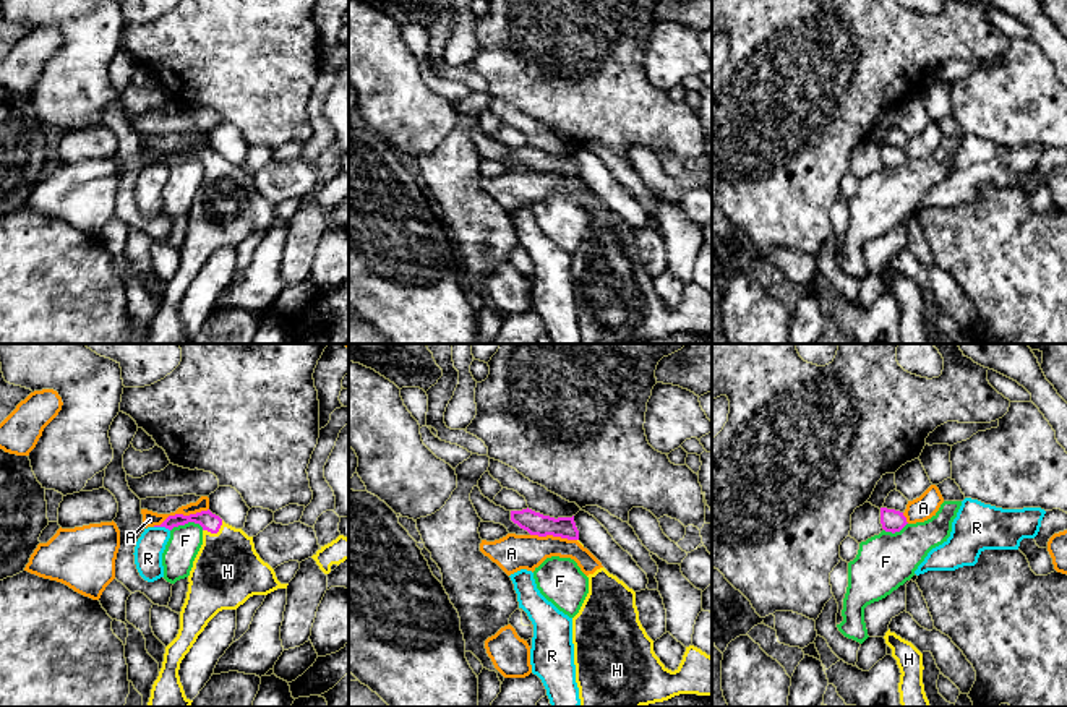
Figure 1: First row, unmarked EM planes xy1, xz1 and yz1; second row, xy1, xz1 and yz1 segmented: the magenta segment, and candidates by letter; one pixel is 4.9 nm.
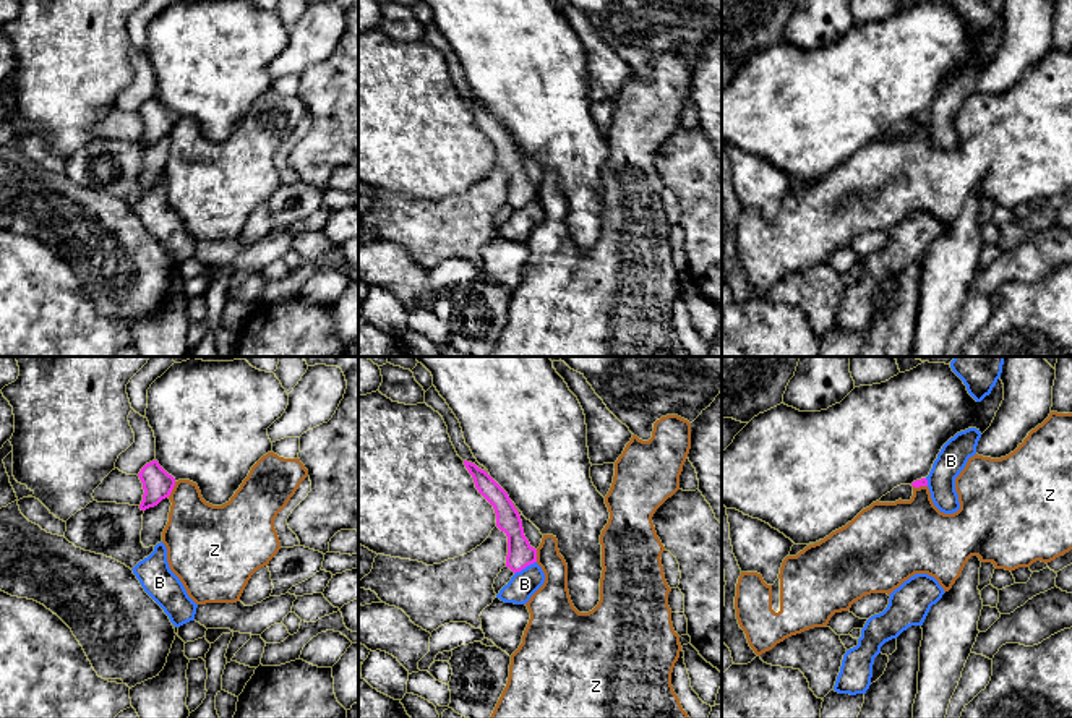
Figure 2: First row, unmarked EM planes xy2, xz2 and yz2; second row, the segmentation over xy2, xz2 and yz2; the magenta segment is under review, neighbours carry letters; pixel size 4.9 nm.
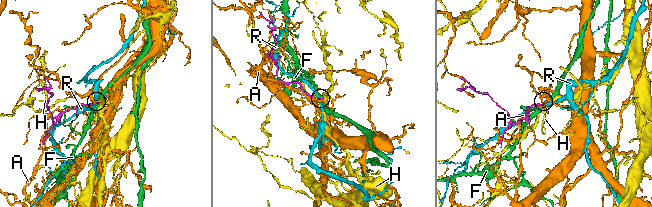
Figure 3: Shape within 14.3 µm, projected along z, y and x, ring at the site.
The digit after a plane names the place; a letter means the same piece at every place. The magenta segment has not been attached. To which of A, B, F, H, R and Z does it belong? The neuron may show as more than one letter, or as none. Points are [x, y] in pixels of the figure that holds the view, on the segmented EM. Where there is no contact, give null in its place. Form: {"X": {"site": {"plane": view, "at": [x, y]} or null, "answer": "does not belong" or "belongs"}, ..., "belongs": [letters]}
{"A": {"site": {"plane": "xy1", "at": [180, 514]}, "answer": "does not belong"}, "B": {"site": {"plane": "xz2", "at": [524, 568]}, "answer": "does not belong"}, "F": {"site": {"plane": "xy1", "at": [187, 522]}, "answer": "does not belong"}, "H": {"site": {"plane": "xy1", "at": [214, 532]}, "answer": "belongs"}, "R": {"site": {"plane": "xy1", "at": [162, 526]}, "answer": "does not belong"}, "Z": {"site": {"plane": "xy2", "at": [172, 488]}, "answer": "does not belong"}, "belongs": ["H"]}

